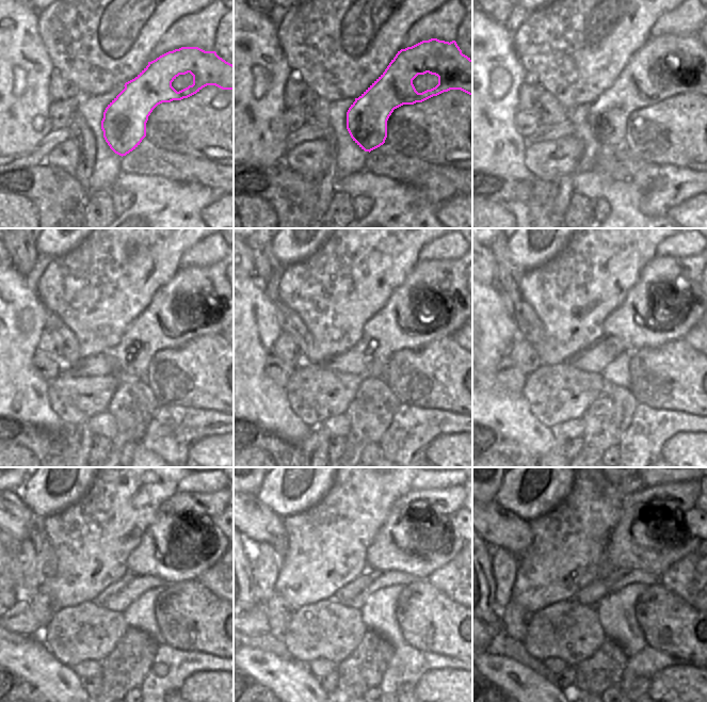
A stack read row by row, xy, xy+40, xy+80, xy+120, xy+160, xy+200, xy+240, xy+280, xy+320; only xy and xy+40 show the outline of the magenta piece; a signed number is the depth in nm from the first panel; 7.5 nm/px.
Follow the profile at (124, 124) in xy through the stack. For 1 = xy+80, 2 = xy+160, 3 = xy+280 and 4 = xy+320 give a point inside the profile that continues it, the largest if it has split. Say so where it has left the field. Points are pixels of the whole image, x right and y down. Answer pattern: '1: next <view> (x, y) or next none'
1: next xy+80 (686, 57)
2: next xy+160 (394, 328)
3: next xy+280 (405, 542)
4: next xy+320 (642, 539)

